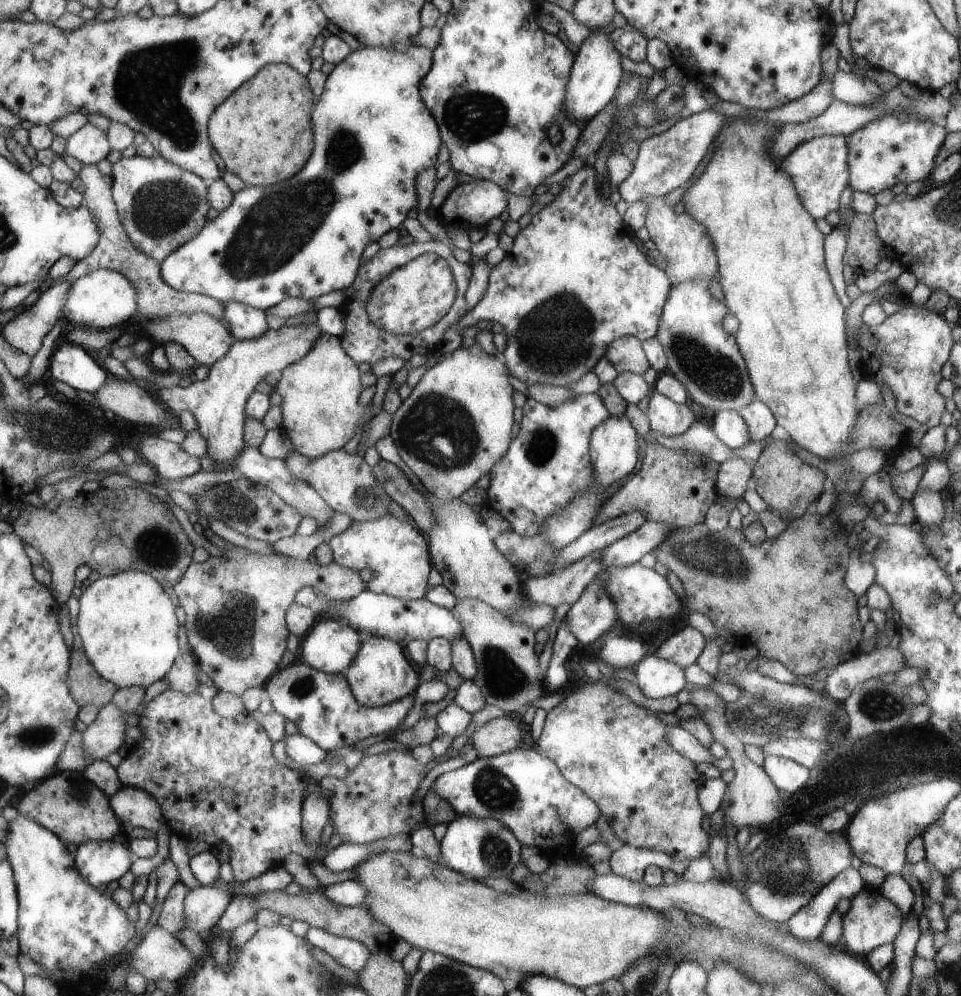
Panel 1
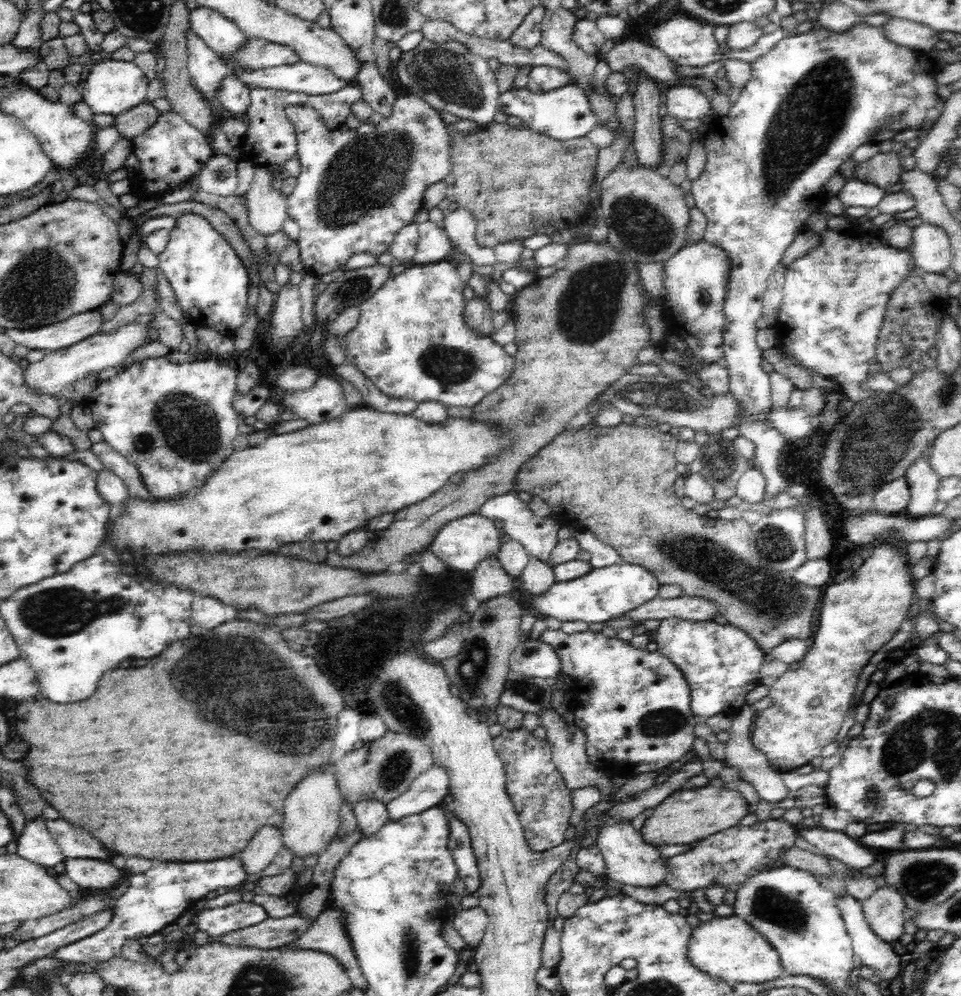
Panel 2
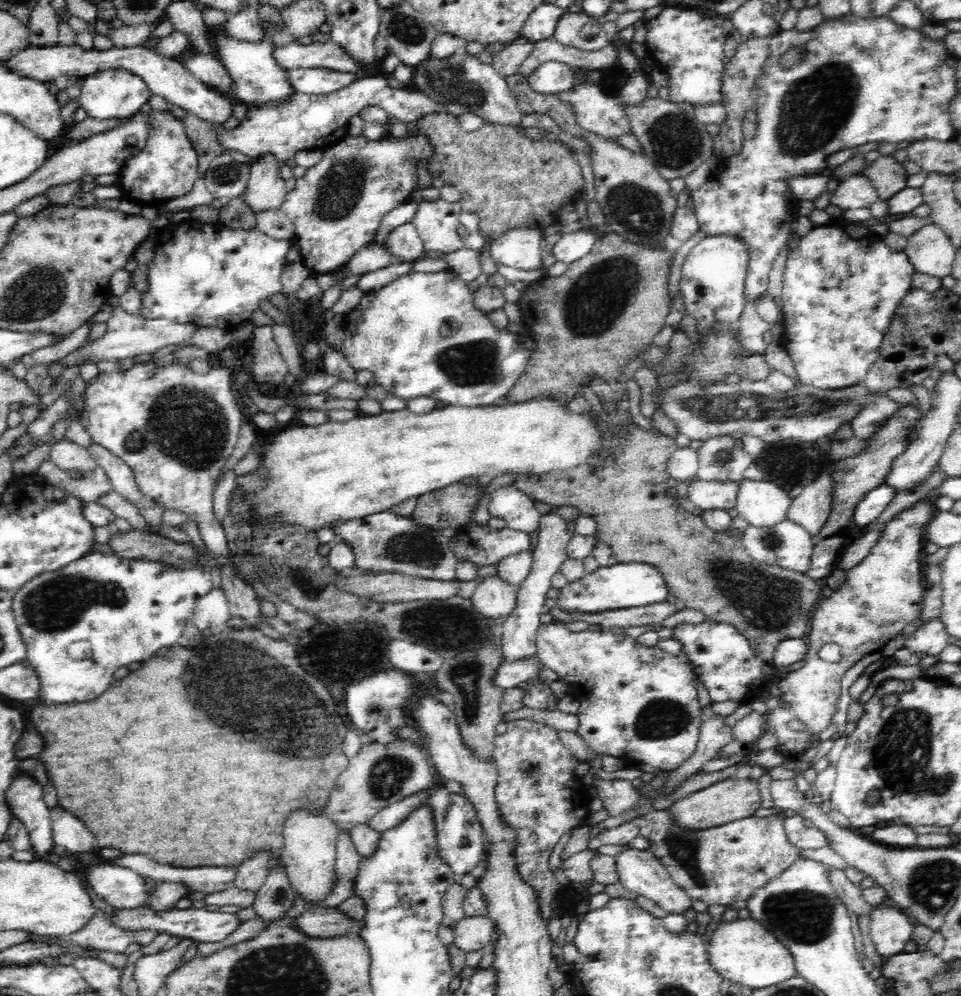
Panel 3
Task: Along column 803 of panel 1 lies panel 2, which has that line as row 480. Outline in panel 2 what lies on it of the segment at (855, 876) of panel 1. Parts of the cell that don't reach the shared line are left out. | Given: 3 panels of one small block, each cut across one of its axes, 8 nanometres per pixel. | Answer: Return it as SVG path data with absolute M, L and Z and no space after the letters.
M930 446L914 460L914 464L904 474L911 494L906 512L913 517L930 514L937 502L937 488L941 478L931 470L931 464L927 460L929 448Z

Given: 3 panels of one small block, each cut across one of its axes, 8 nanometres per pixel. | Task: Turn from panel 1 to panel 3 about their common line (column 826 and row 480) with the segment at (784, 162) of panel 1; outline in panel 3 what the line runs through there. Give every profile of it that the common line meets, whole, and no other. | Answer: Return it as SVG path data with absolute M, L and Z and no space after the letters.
M147 361L145 363L136 362L136 364L128 370L120 371L119 373L100 373L95 379L93 379L93 381L88 384L86 390L84 390L84 405L79 417L81 418L82 426L84 426L86 432L89 432L91 435L93 444L98 444L107 448L112 452L112 454L115 454L130 466L133 470L135 481L138 483L138 488L142 491L142 494L156 500L162 505L163 509L186 513L186 515L192 519L192 522L196 522L196 525L198 525L198 532L200 537L202 537L202 541L204 541L208 552L214 554L215 558L218 557L218 566L222 571L222 590L224 590L229 603L231 618L240 618L241 620L244 620L252 627L252 629L256 629L257 624L260 622L268 623L268 618L264 618L264 614L260 611L262 598L259 598L256 595L256 592L250 585L247 585L244 581L240 581L240 579L235 576L235 572L231 570L231 566L229 566L229 556L231 555L231 552L228 550L226 532L222 527L222 523L218 521L218 519L214 517L214 513L212 513L212 500L216 480L218 476L220 476L221 468L226 464L226 460L228 460L229 456L233 454L233 450L238 442L238 434L240 434L240 426L242 426L242 418L244 418L244 416L242 416L242 410L240 410L240 407L236 406L236 402L234 402L232 372L226 370L226 367L218 364L218 362L212 364L212 370L210 370L208 374L194 374L194 372L190 370L190 366L187 366L187 364L173 363L172 365L158 366L153 361Z

